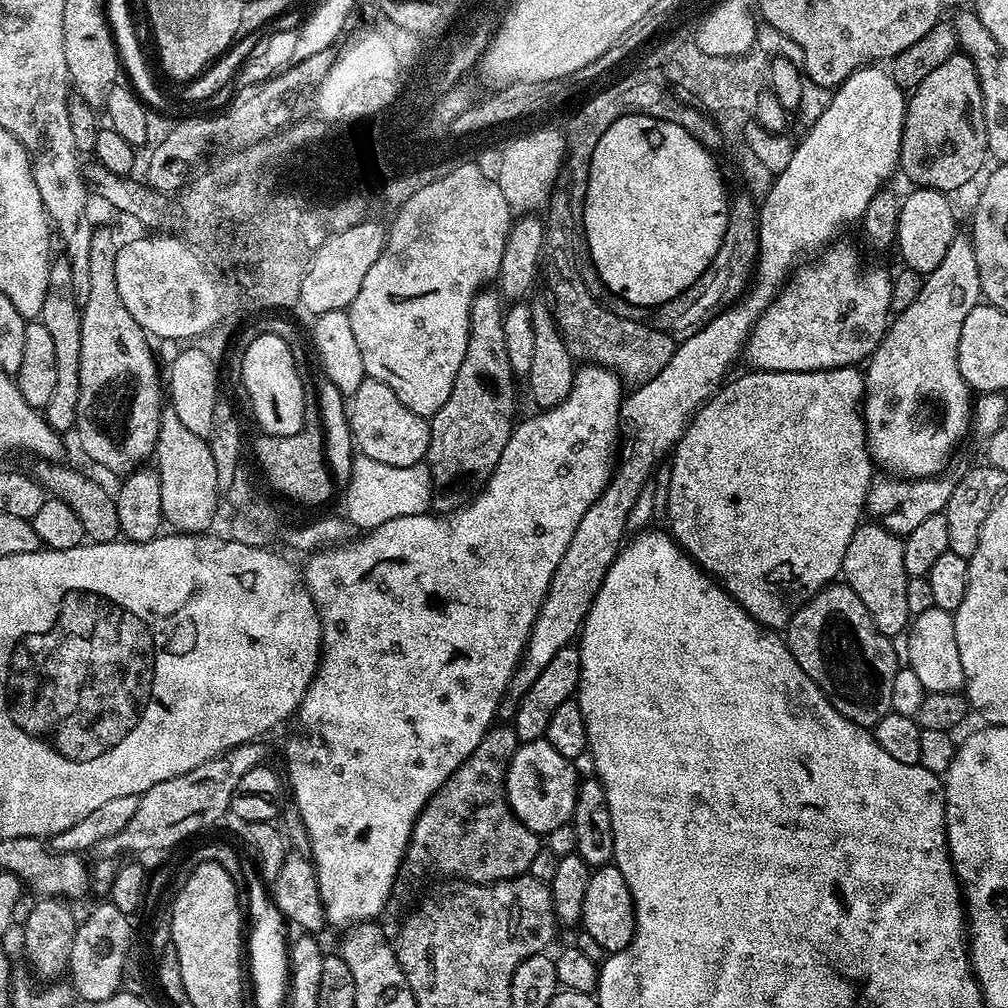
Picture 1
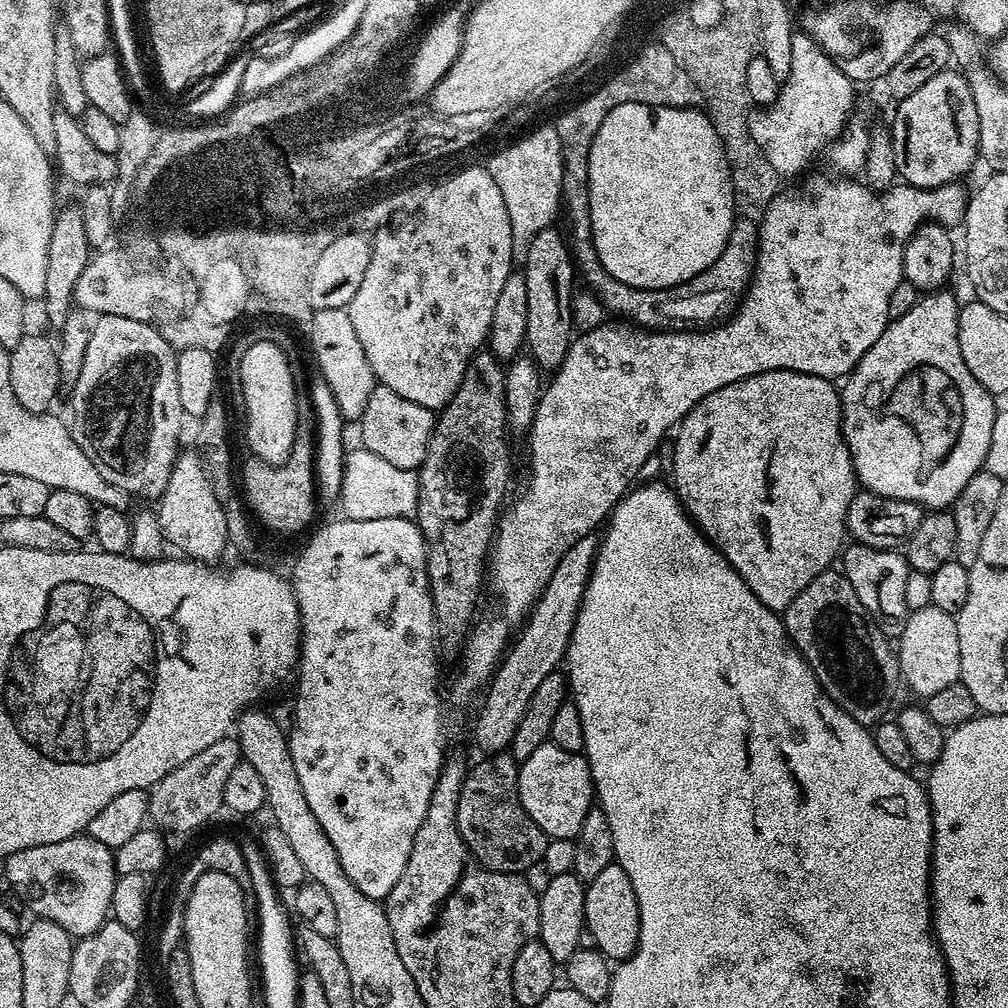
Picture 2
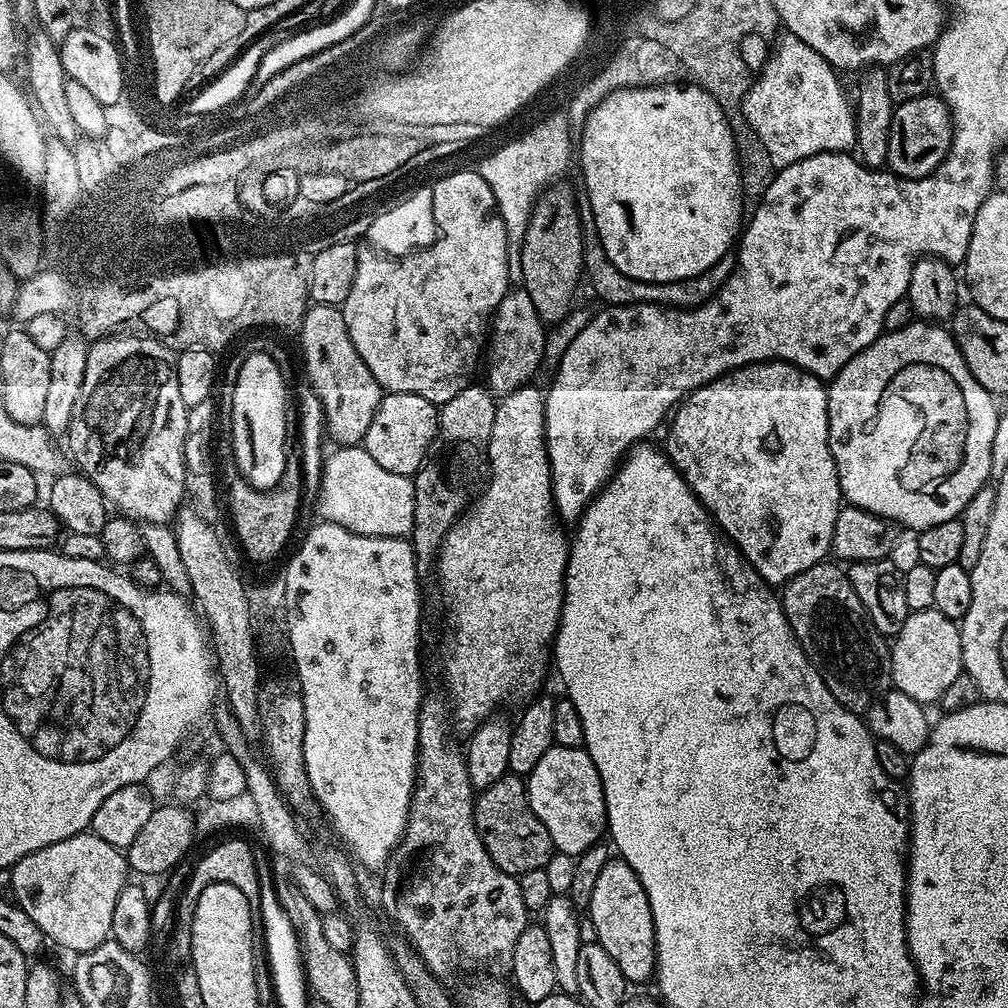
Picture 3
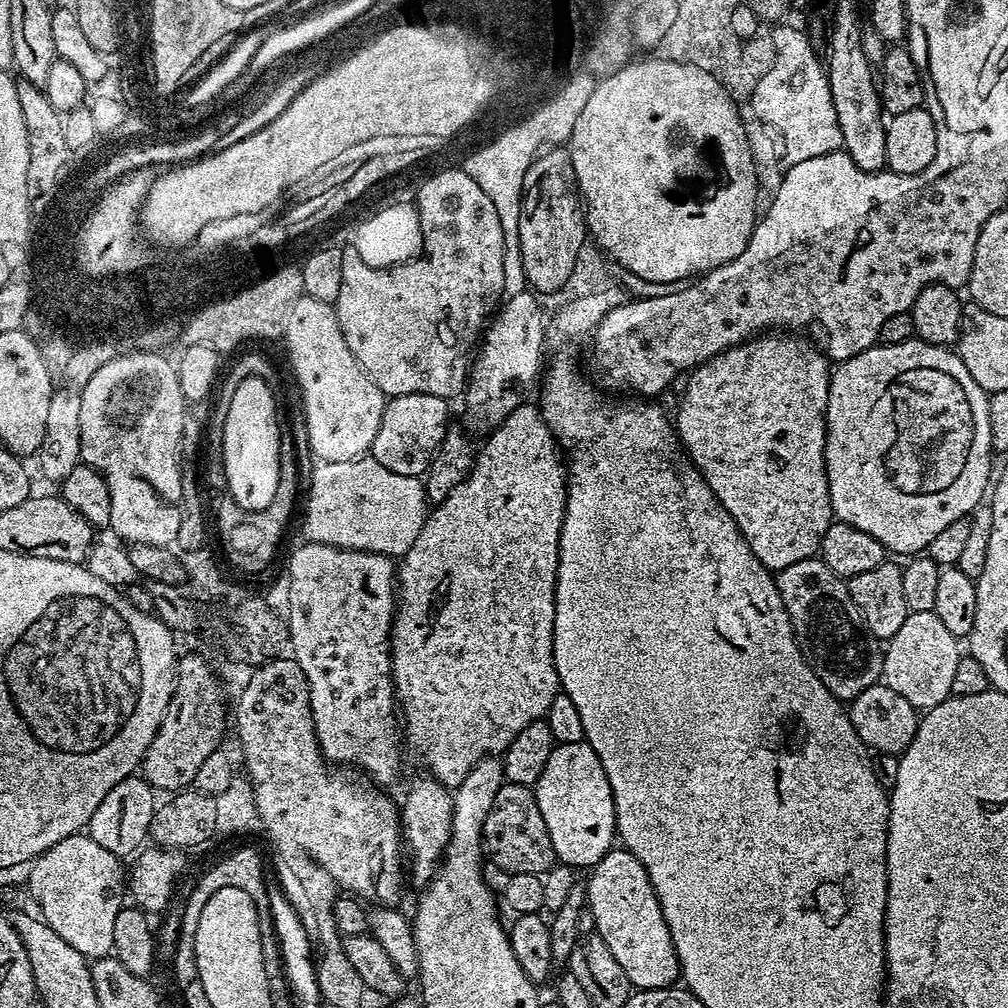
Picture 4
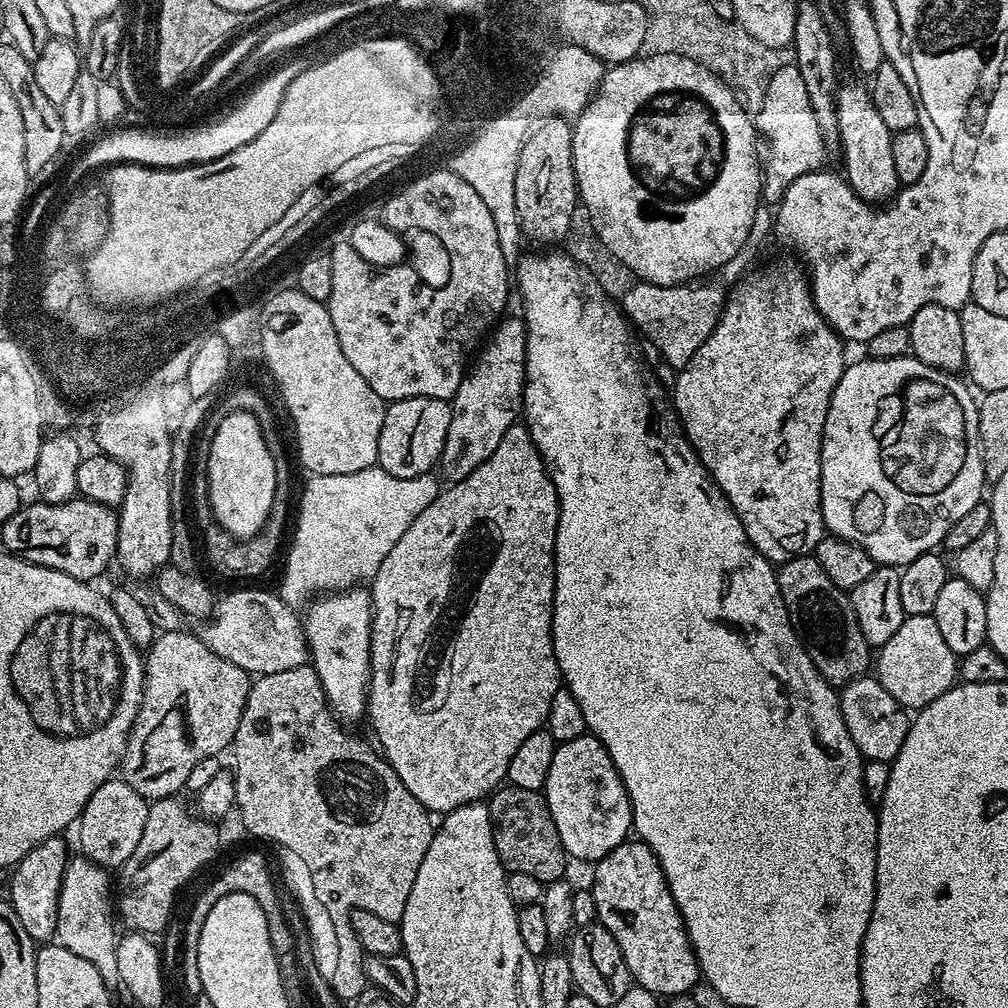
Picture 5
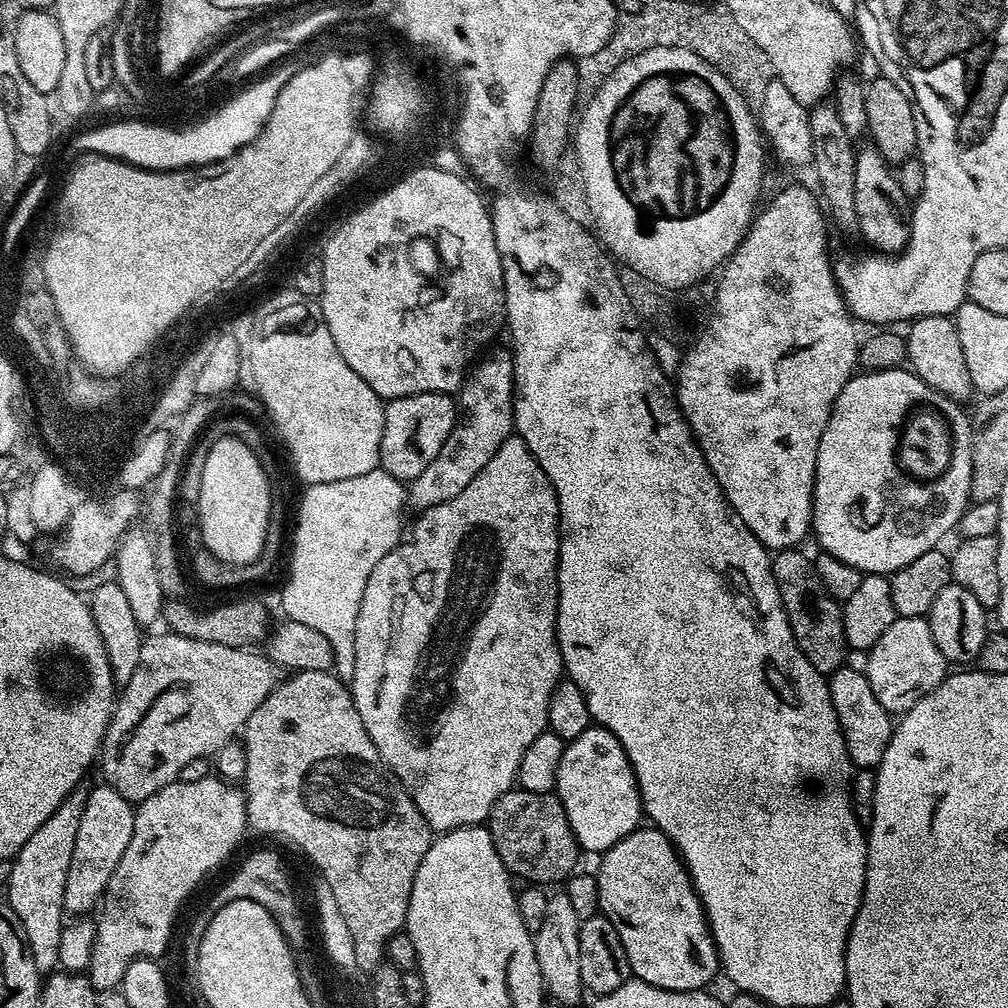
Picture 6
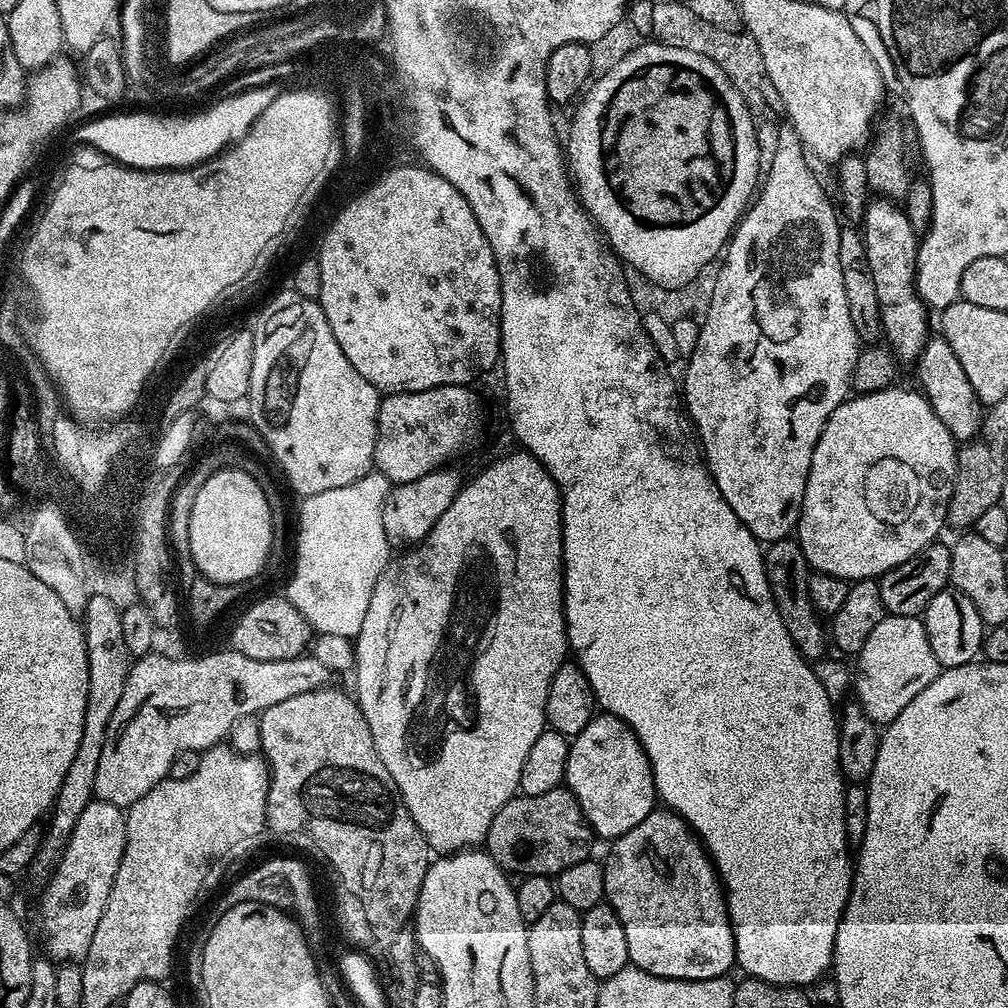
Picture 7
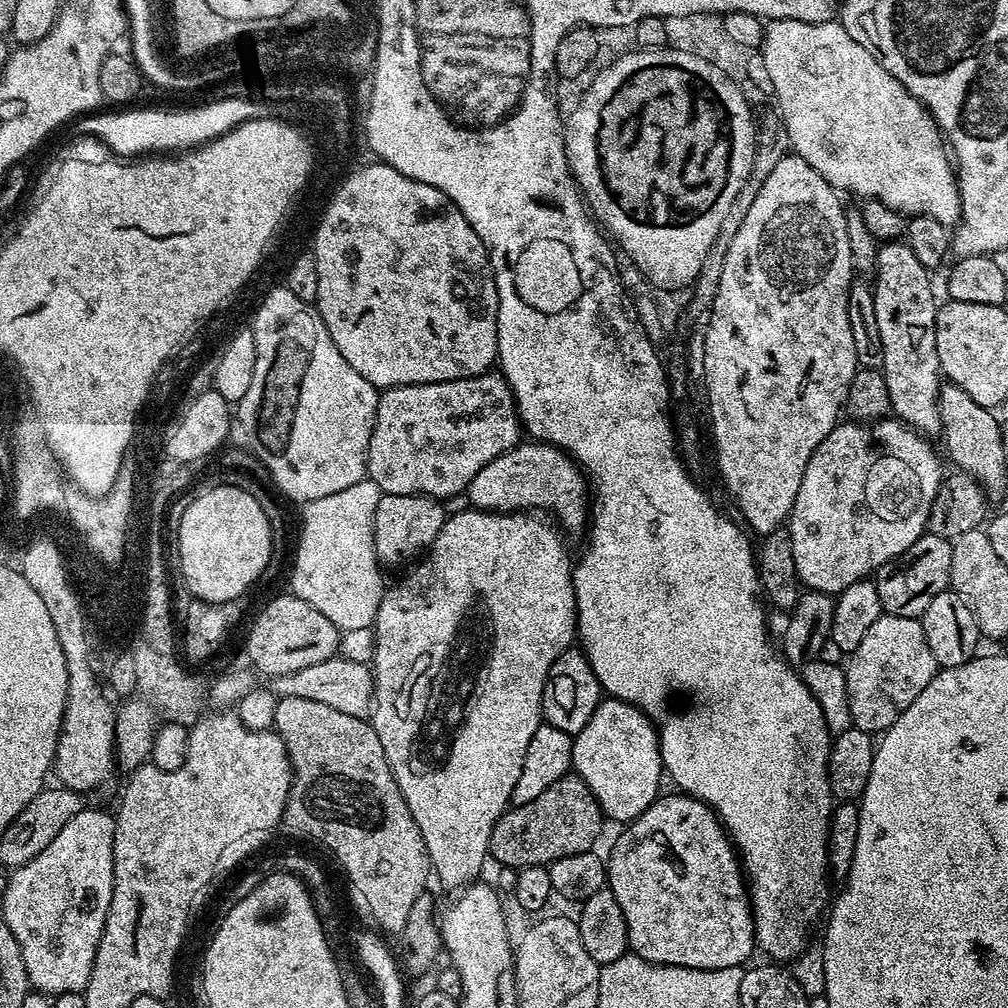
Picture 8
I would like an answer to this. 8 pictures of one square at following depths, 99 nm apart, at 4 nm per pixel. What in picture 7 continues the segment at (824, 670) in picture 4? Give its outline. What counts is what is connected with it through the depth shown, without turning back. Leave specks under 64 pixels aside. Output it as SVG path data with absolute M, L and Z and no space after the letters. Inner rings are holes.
M792 538L773 540L763 549L763 553L766 578L770 582L770 590L778 606L778 614L786 626L786 634L790 634L794 646L805 660L815 662L825 659L827 652L824 651L830 648L830 632L808 596L810 569L799 543Z

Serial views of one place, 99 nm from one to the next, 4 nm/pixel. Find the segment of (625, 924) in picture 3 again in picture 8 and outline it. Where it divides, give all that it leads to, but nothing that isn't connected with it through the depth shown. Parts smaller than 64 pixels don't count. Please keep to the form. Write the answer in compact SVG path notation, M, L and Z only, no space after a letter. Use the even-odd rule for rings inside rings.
M687 794L676 796L661 795L637 818L627 825L628 828L616 840L612 853L607 853L606 867L608 879L606 887L618 898L618 906L622 906L622 915L626 917L626 930L628 931L628 946L633 956L641 956L646 962L665 964L666 966L686 966L687 968L701 968L714 970L715 968L739 968L747 965L752 952L757 951L756 946L756 919L752 916L752 897L746 883L745 873L742 871L738 853L730 839L729 833L719 816L710 805L702 800L696 800Z

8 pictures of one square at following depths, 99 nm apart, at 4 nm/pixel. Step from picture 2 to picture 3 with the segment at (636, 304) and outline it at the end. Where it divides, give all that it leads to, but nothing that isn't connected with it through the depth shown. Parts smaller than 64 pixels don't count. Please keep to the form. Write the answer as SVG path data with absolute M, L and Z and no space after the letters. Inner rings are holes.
M598 234L588 236L583 240L583 271L588 278L595 294L609 307L634 304L662 304L665 307L696 307L709 299L728 280L729 274L735 268L733 255L723 256L709 270L694 278L680 279L678 282L648 283L627 278L612 262L606 258L605 248L602 246Z

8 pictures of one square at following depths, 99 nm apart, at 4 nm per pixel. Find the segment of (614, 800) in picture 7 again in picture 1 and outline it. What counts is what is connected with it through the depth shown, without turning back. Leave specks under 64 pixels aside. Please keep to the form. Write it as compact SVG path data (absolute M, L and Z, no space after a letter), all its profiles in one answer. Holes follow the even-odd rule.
M543 738L521 743L510 762L506 778L506 794L516 817L538 834L553 832L558 826L569 823L576 801L576 767Z

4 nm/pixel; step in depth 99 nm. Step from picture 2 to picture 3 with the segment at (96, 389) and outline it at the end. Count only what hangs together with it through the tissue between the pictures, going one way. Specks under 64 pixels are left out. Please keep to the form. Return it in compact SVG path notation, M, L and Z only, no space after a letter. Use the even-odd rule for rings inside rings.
M107 335L88 349L85 377L66 433L67 451L70 456L72 451L75 467L102 490L105 500L117 513L140 524L168 524L186 498L184 447L190 419L190 409L182 402L178 390L176 356L151 335L118 335Z

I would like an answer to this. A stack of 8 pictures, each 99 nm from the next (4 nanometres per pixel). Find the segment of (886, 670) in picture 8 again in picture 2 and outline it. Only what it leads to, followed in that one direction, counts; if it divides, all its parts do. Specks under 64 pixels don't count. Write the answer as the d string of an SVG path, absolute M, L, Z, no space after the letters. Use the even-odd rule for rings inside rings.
M931 606L908 614L906 630L898 637L898 663L903 683L908 683L920 698L938 694L938 690L959 681L960 660L956 619L953 613Z

